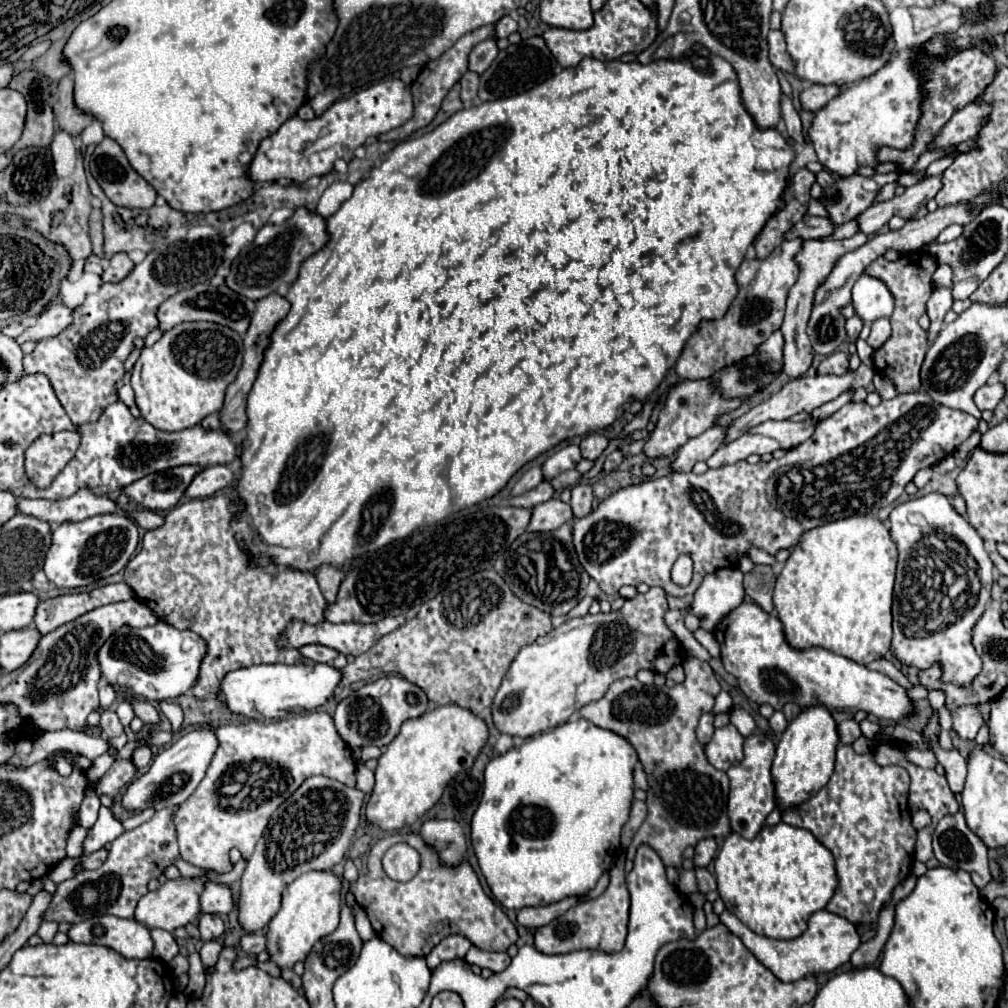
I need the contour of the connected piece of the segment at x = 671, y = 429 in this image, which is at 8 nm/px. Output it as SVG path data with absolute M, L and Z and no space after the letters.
M703 378L703 380L683 380L679 384L675 384L673 388L669 388L667 392L667 400L659 412L659 420L655 430L651 432L649 440L643 446L643 454L651 460L655 458L669 458L673 456L689 438L699 436L701 432L705 432L707 428L711 428L723 414L739 408L743 402L747 400L747 396L737 396L737 398L725 398L715 390L715 384L711 378Z

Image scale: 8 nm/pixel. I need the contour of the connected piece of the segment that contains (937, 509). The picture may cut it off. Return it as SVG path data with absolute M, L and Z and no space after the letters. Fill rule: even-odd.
M927 494L913 498L893 508L891 516L891 540L899 550L895 594L893 594L893 654L901 664L915 666L919 670L929 668L933 662L941 662L943 680L959 686L969 686L981 670L981 658L971 644L971 632L985 606L991 600L993 588L993 562L983 548L983 540L975 528L955 512L943 494ZM949 600L951 606L941 608L941 602Z

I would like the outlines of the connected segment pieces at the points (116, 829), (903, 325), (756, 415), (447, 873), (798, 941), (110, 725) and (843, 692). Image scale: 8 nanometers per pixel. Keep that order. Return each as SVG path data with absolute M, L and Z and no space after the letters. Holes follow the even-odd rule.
M101 806L101 808L99 808L99 818L97 818L97 822L95 822L93 828L89 830L89 836L85 838L83 856L89 856L91 852L97 852L97 850L103 848L107 842L113 842L119 834L123 834L121 822L113 818L113 814L109 812L109 808Z
M913 252L913 254L905 254L895 262L887 262L883 256L873 260L869 264L869 268L865 268L865 272L869 272L869 276L881 280L893 300L895 300L895 310L891 314L891 336L885 342L885 346L881 346L877 350L881 372L885 376L889 376L897 388L897 392L915 392L921 388L921 380L919 380L919 368L923 364L925 352L927 352L927 332L917 324L919 316L923 316L927 312L925 304L933 292L931 286L931 274L935 272L937 262L931 254L927 252Z
M861 364L855 372L853 370L847 370L845 374L841 376L835 376L835 374L823 374L823 376L801 376L801 378L795 378L791 382L787 382L777 394L773 394L767 402L751 408L747 414L743 414L741 418L737 418L733 424L729 424L729 434L727 434L727 442L739 438L741 434L745 434L749 428L765 422L765 420L785 420L793 414L799 414L799 412L813 412L815 408L819 408L821 404L829 402L829 400L835 400L837 396L841 396L843 392L849 392L849 390L857 390L857 388L867 388L867 384L871 382L873 378L873 370L867 368L865 364Z
M419 832L391 834L379 840L369 852L367 870L369 872L353 884L353 894L359 906L367 912L375 934L393 948L397 948L397 952L401 952L403 956L425 958L443 938L451 934L461 934L469 938L473 946L491 952L505 952L511 944L517 942L517 926L505 914L503 930L503 910L495 906L495 902L483 892L471 864L463 860L457 866L445 866L437 850L427 846ZM397 842L405 842L421 854L421 868L409 882L391 880L381 866L381 858L387 852L387 848Z
M723 910L719 920L733 934L737 934L743 940L743 944L757 956L757 960L763 962L781 982L795 982L795 980L801 980L805 976L827 974L827 972L835 970L837 966L849 962L851 954L861 944L861 938L857 934L855 924L837 916L837 914L831 914L827 910L815 912L809 918L809 928L799 938L793 938L793 940L775 940L775 938L759 936L759 934L751 932L741 920L737 920L737 916L733 916L729 910Z
M113 710L101 712L101 730L103 730L105 738L115 738L115 736L123 734L123 726L121 726L121 722Z
M743 602L729 612L713 634L721 646L725 670L737 678L741 692L757 704L771 704L773 710L783 710L789 702L797 702L799 708L823 704L849 714L863 710L879 720L893 722L899 722L915 712L907 690L881 672L867 670L865 666L825 648L791 648L783 636L783 624L779 618L763 612L753 602Z

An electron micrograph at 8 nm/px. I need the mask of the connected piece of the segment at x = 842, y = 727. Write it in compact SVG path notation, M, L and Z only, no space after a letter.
M845 720L845 722L839 722L837 732L839 732L839 744L853 744L853 742L861 736L859 724L857 724L855 720Z

